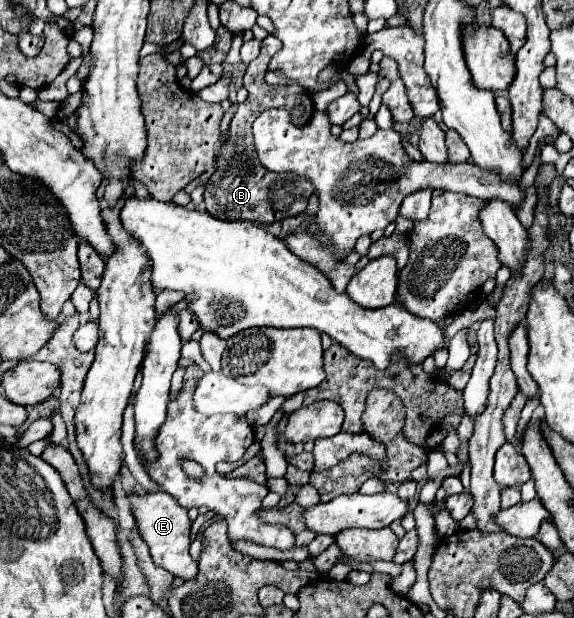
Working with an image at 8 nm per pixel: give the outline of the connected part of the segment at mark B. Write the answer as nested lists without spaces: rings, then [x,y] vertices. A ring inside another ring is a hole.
[[[268,36],[262,40],[262,50],[252,64],[248,64],[244,74],[244,88],[248,90],[246,102],[242,102],[230,122],[228,138],[220,146],[216,170],[210,176],[206,188],[204,188],[204,202],[206,212],[210,212],[216,218],[224,220],[250,220],[256,224],[272,224],[282,218],[296,216],[306,210],[308,198],[312,196],[314,188],[308,184],[308,180],[300,180],[296,176],[280,176],[270,170],[266,170],[254,150],[252,144],[252,122],[270,108],[286,108],[292,118],[300,118],[300,126],[308,124],[314,114],[314,104],[310,98],[310,92],[300,86],[270,86],[266,84],[264,76],[268,70],[270,58],[280,50],[280,40],[276,36]],[[296,182],[296,184],[294,184]]]

